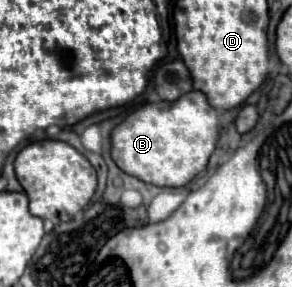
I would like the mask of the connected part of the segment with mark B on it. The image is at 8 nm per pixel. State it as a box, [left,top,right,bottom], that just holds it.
[112,90,220,188]

